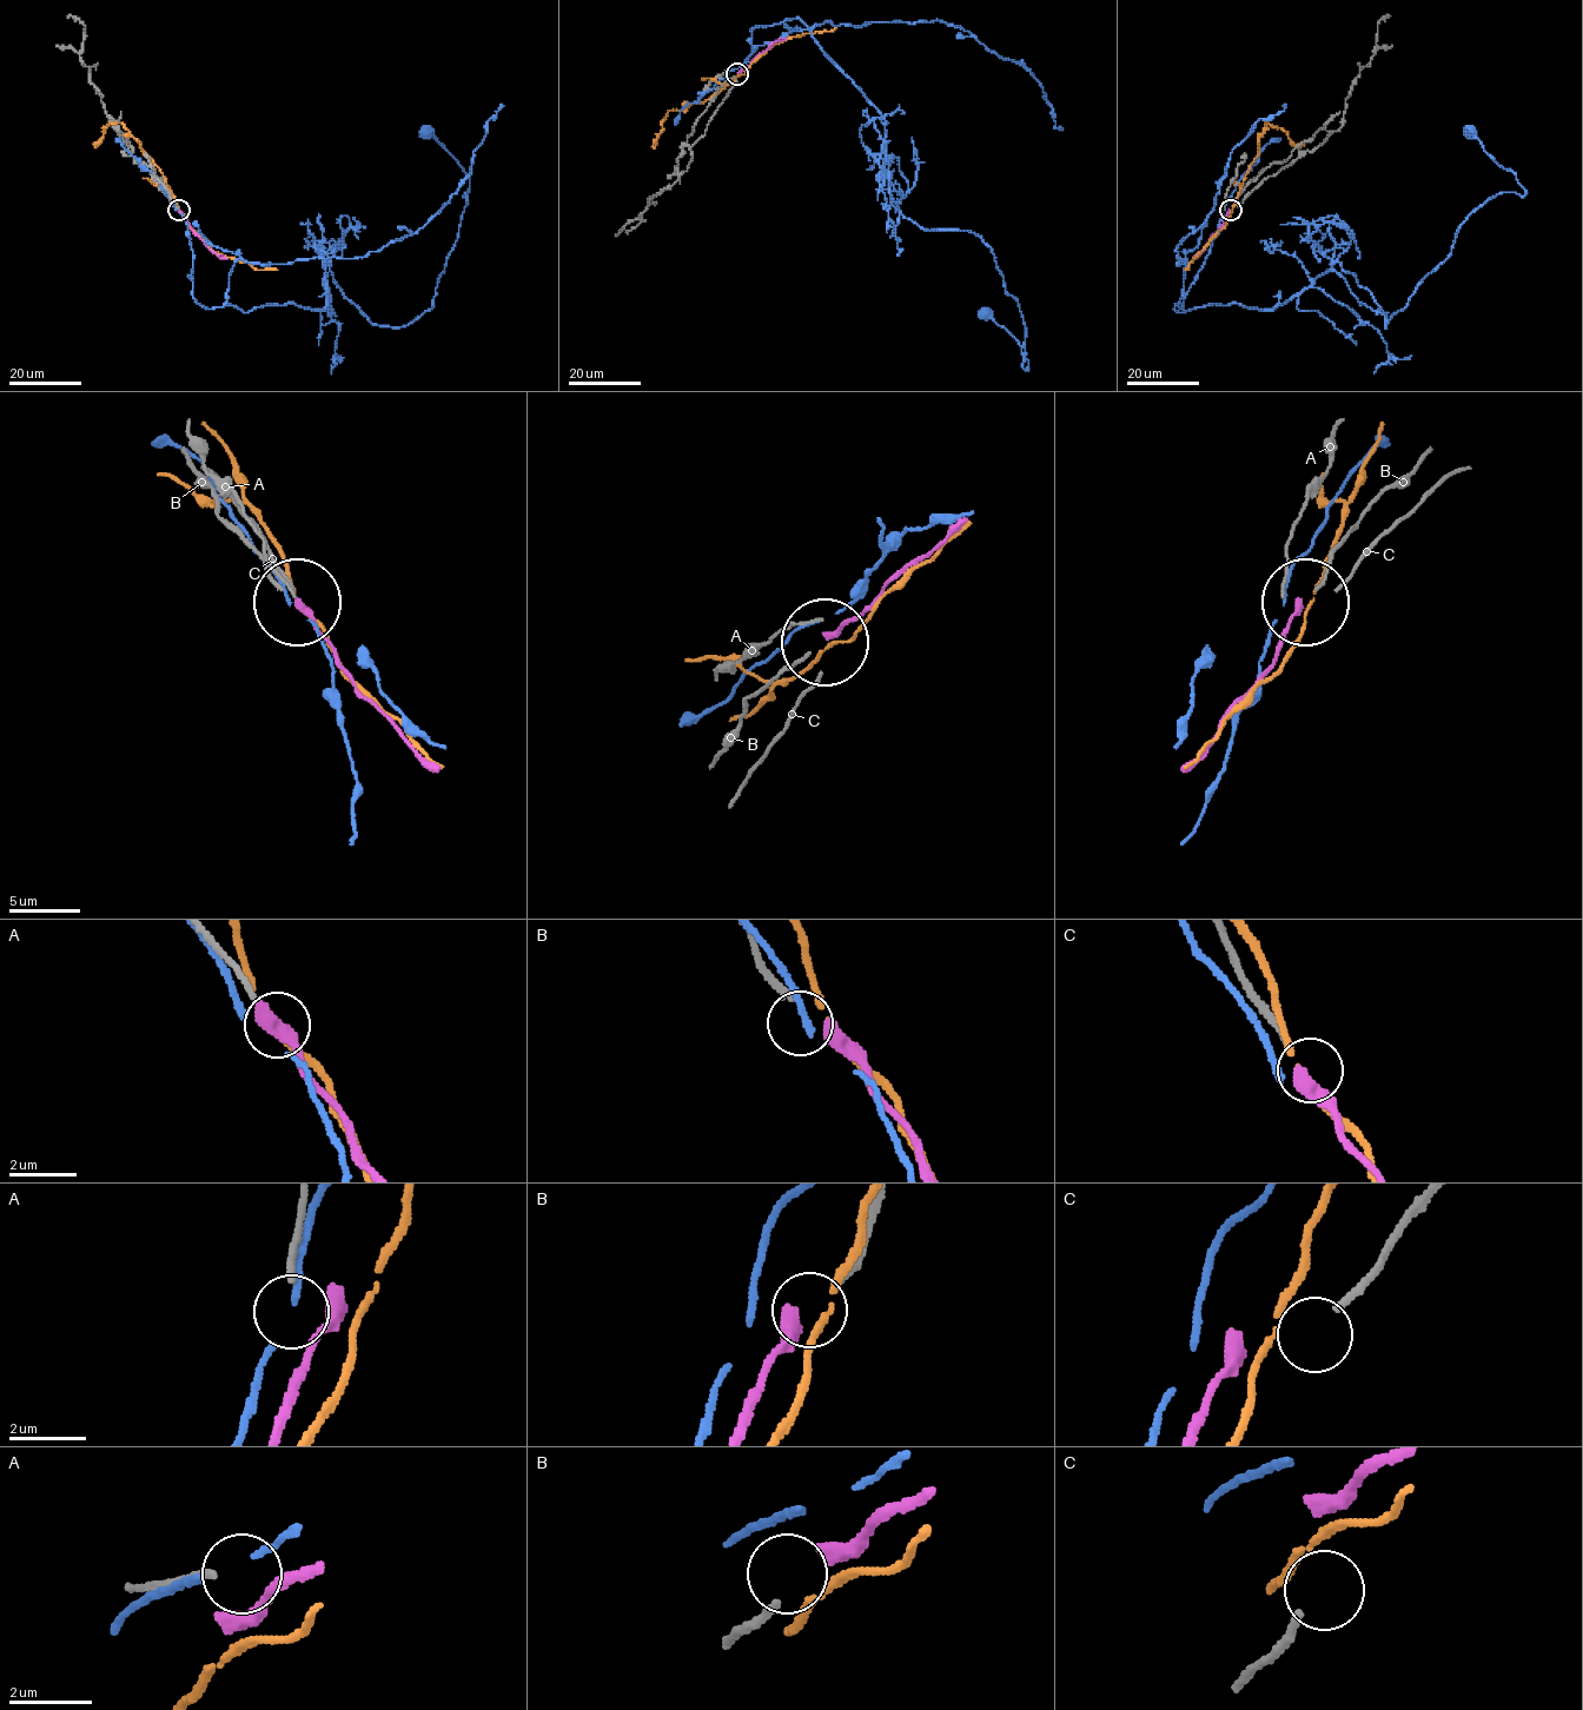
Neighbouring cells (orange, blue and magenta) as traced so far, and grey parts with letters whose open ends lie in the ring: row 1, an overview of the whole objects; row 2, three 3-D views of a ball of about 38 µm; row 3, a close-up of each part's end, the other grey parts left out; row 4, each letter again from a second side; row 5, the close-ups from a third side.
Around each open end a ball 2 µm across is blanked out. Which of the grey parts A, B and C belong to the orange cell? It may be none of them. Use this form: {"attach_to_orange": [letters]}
{"attach_to_orange": []}

